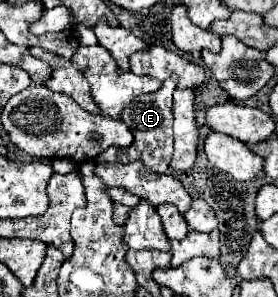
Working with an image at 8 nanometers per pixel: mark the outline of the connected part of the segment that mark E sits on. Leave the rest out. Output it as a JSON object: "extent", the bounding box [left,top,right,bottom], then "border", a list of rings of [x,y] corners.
{"extent":[95,75,177,173],"border":[[[171,75],[169,79],[163,81],[161,89],[155,93],[139,95],[133,99],[125,111],[121,111],[121,121],[131,129],[133,133],[133,143],[129,147],[109,147],[105,149],[95,161],[97,163],[111,163],[111,161],[121,161],[121,163],[131,163],[131,161],[143,161],[143,165],[153,171],[153,173],[165,173],[169,169],[169,161],[173,155],[173,113],[171,113],[171,95],[177,87],[177,75]]]}

